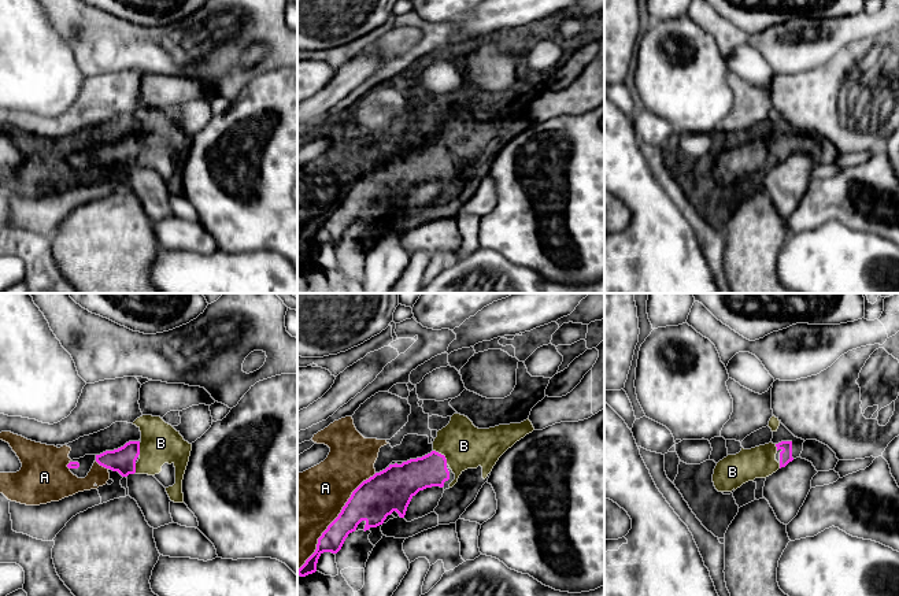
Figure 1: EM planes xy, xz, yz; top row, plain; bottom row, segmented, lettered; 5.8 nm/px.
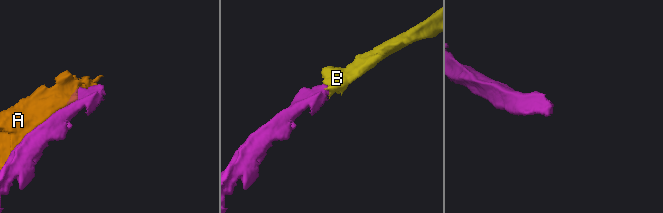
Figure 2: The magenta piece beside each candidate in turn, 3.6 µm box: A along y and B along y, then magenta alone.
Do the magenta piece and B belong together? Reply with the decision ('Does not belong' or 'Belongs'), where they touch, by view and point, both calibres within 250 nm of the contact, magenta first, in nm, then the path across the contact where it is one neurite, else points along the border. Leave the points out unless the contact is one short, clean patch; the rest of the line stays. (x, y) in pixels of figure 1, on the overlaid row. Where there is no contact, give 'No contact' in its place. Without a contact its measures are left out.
Belongs. Touches magenta at xz (443, 455). Thickness 200 nm (magenta) against 260 nm. Path across: xz (410, 477), (426, 472), (443, 455), (454, 445), (463, 445)

